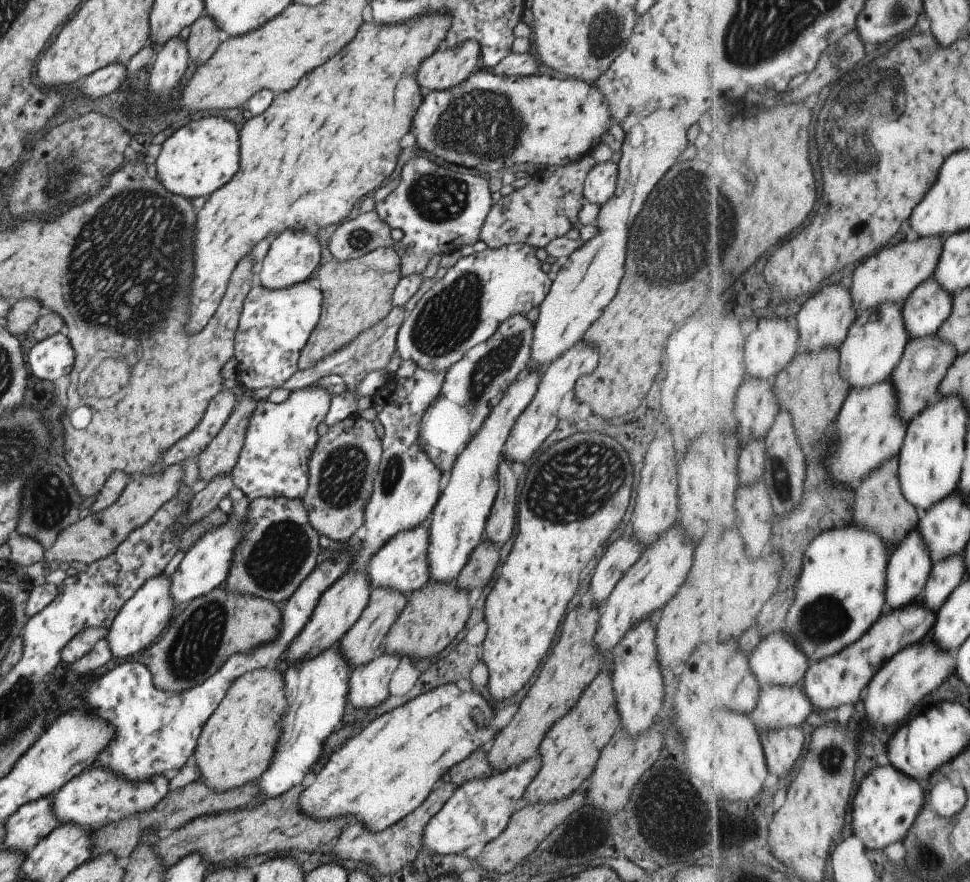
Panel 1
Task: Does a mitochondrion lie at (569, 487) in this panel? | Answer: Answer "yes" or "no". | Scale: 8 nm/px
yes

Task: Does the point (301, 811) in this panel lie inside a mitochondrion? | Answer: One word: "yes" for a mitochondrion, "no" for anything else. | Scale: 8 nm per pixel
no

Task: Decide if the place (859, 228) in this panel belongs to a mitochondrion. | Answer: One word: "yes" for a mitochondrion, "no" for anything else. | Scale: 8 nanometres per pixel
no

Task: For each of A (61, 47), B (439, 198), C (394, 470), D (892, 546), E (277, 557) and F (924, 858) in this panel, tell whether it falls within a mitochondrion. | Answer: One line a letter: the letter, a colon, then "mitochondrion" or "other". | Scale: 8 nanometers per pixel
A: other
B: mitochondrion
C: mitochondrion
D: other
E: mitochondrion
F: mitochondrion

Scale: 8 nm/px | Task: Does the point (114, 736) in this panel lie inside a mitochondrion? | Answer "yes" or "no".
no

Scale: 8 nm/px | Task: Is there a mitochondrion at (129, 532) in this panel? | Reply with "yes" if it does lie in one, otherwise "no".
no

